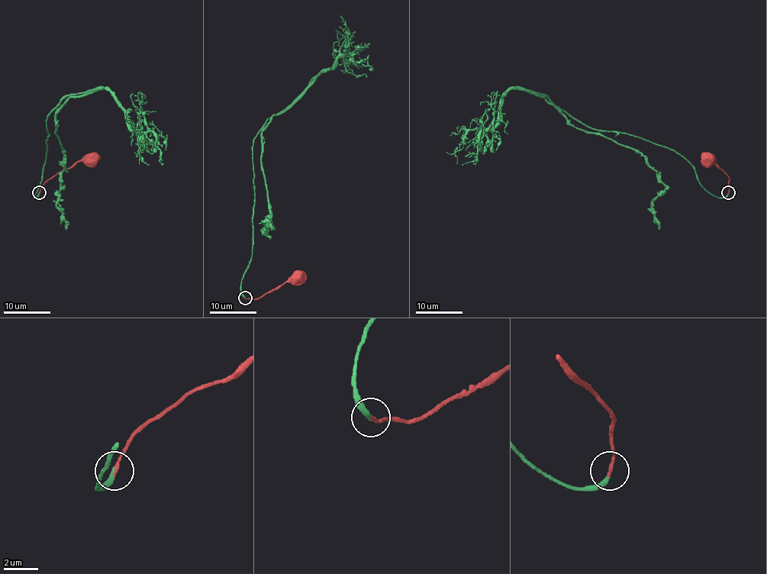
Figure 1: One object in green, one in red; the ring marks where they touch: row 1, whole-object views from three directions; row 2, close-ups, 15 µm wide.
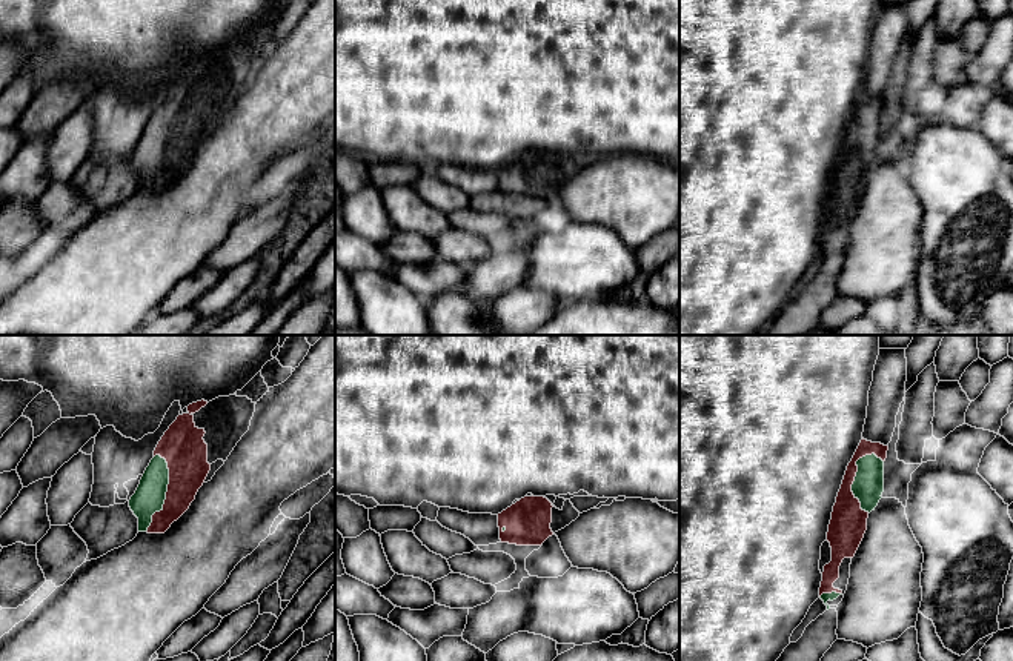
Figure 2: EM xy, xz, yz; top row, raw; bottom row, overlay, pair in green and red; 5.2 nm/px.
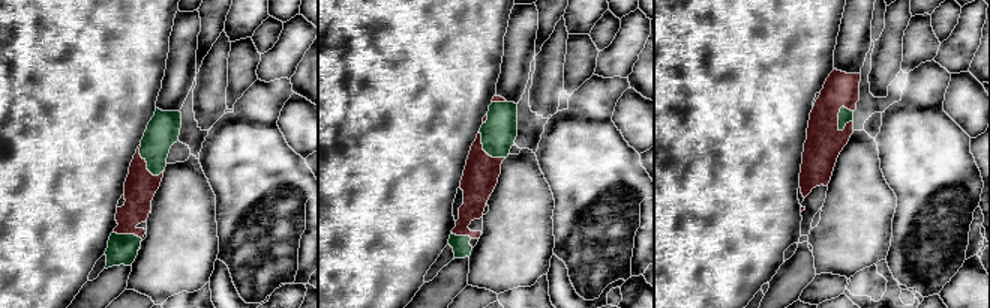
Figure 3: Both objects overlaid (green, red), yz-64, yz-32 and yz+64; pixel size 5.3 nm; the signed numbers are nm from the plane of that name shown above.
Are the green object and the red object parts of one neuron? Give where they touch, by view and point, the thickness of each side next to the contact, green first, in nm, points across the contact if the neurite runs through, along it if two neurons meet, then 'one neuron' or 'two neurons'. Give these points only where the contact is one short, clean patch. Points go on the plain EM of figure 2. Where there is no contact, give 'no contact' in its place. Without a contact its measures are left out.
xy (165, 149) | 160/220 nm | one neuron

